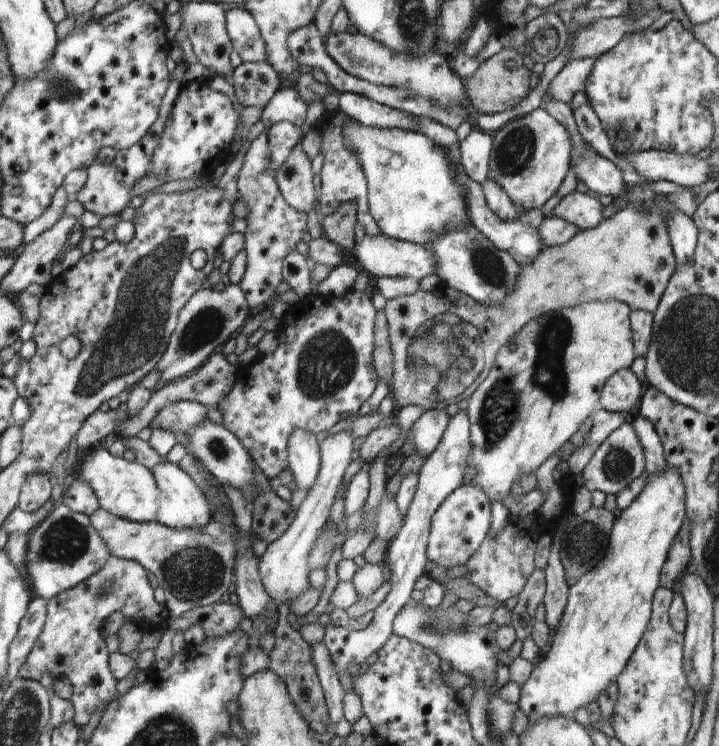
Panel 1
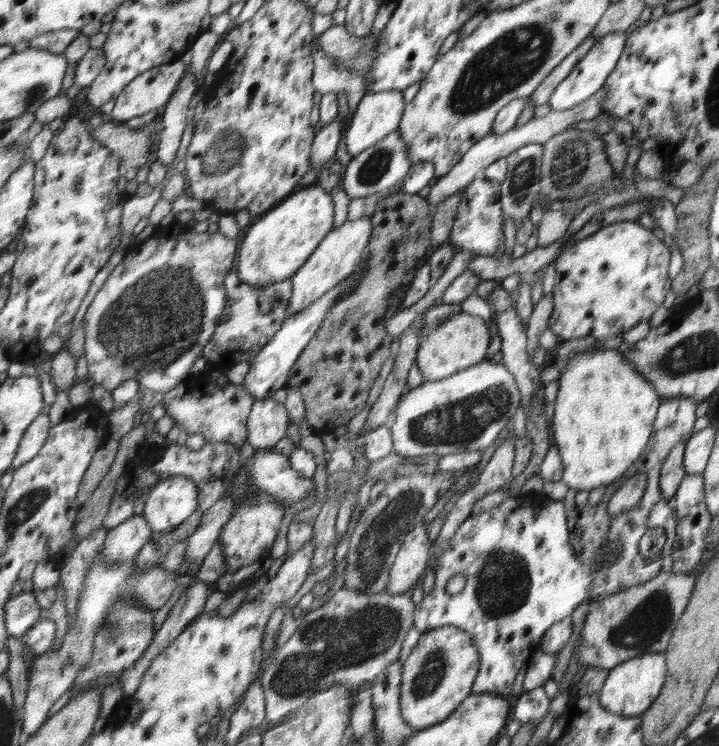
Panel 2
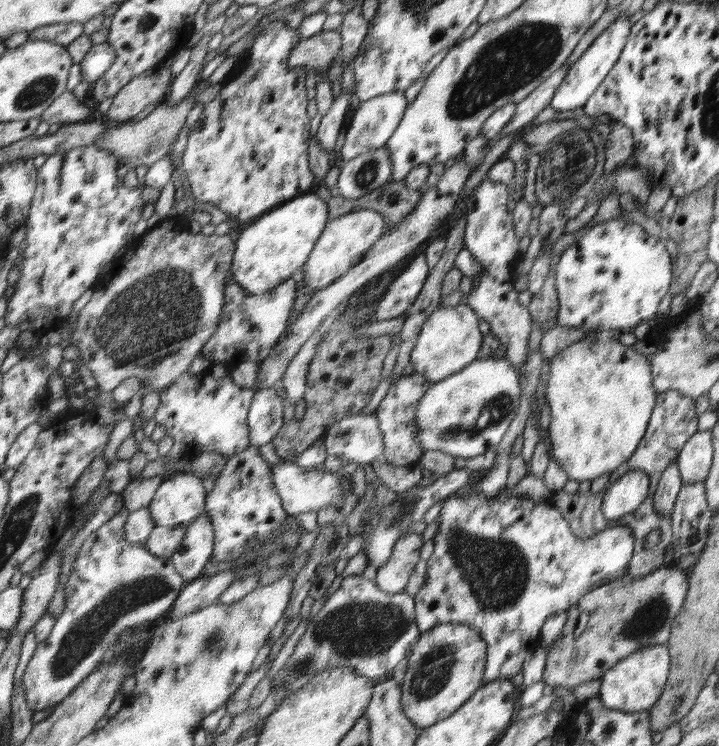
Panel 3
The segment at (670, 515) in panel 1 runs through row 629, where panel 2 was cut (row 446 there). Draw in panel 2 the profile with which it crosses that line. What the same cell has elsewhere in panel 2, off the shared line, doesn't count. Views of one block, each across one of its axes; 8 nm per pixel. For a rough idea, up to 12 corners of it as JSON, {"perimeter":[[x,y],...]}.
{"perimeter":[[614,348],[577,353],[552,420],[561,481],[619,481],[660,398]]}

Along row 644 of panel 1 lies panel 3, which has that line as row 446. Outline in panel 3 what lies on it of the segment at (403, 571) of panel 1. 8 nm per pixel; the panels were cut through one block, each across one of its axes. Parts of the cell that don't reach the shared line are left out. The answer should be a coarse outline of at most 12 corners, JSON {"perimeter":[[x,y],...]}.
{"perimeter":[[374,414],[346,417],[322,437],[327,454],[372,463],[384,452]]}

